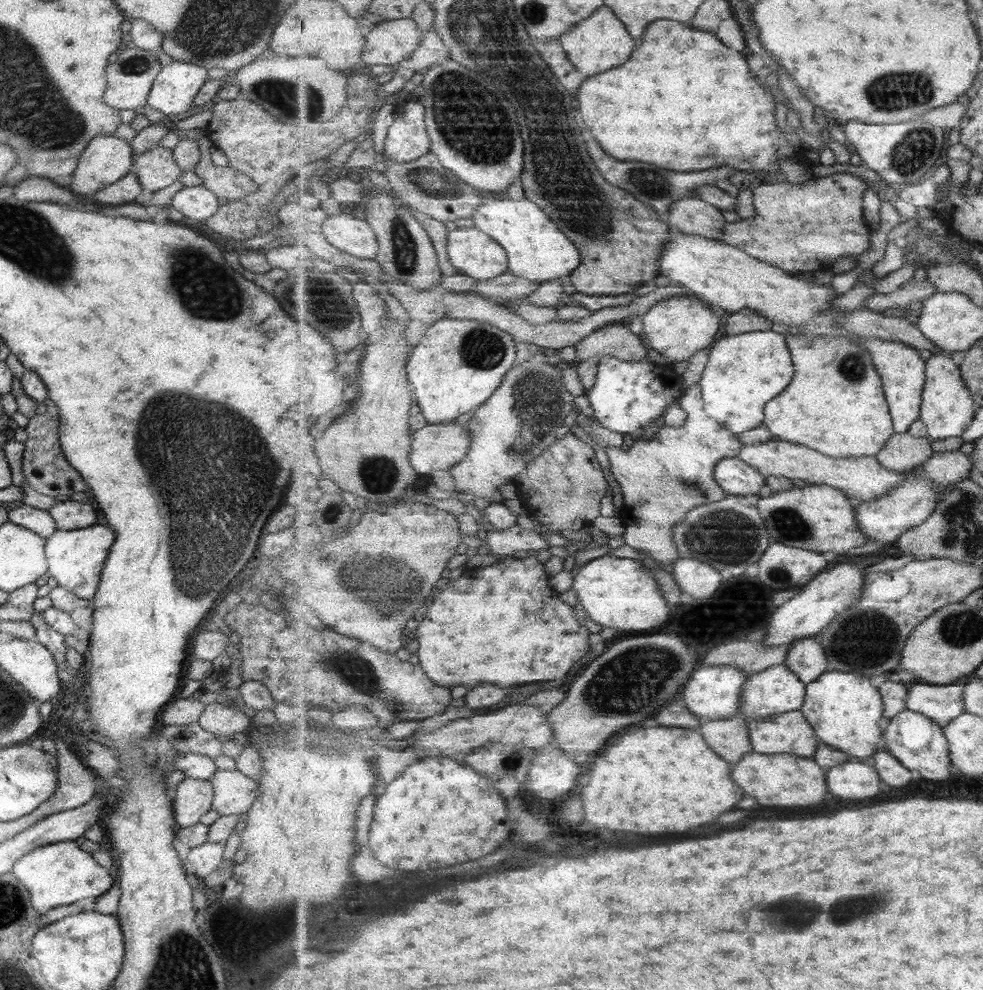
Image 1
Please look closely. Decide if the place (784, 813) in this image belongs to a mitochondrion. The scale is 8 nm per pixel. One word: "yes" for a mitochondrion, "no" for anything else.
no

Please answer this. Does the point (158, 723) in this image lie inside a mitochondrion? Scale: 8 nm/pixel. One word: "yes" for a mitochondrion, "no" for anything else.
no

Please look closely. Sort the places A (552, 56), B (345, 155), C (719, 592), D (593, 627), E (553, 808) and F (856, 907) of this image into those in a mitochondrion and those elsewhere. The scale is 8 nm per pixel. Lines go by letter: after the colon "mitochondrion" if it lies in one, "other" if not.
A: other
B: other
C: other
D: other
E: other
F: mitochondrion

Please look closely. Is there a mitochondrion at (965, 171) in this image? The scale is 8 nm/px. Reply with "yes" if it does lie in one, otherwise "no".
no

